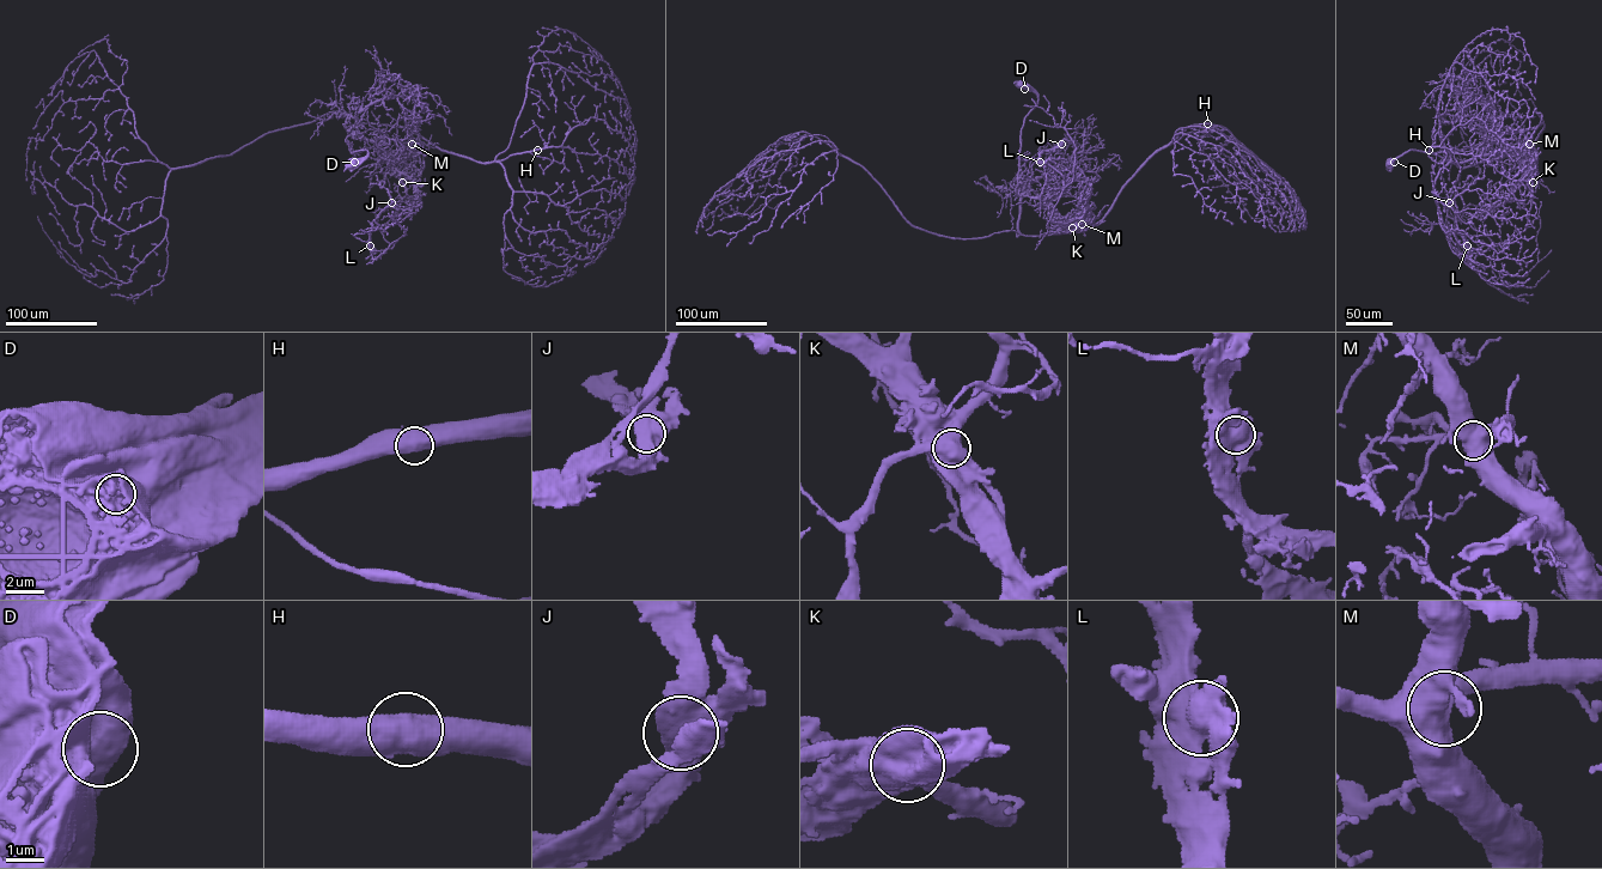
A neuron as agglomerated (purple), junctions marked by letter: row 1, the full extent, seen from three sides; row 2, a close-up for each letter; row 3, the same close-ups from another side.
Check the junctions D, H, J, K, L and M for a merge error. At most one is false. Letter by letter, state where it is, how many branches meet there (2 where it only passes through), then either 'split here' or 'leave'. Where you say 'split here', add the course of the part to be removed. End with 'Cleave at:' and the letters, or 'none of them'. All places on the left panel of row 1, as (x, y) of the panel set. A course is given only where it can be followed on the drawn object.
D: place (354, 162); branches 1; leave
H: place (537, 150); branches 2; leave
J: place (391, 202); branches 2; leave
K: place (402, 182); branches 2; split here; course (402, 182), (406, 194), (379, 230), (394, 245), (382, 250), (370, 249), (369, 232), (391, 199), (370, 184)
L: place (370, 245); branches 2; leave
M: place (412, 144); branches 2; leave
Cleave at: K

